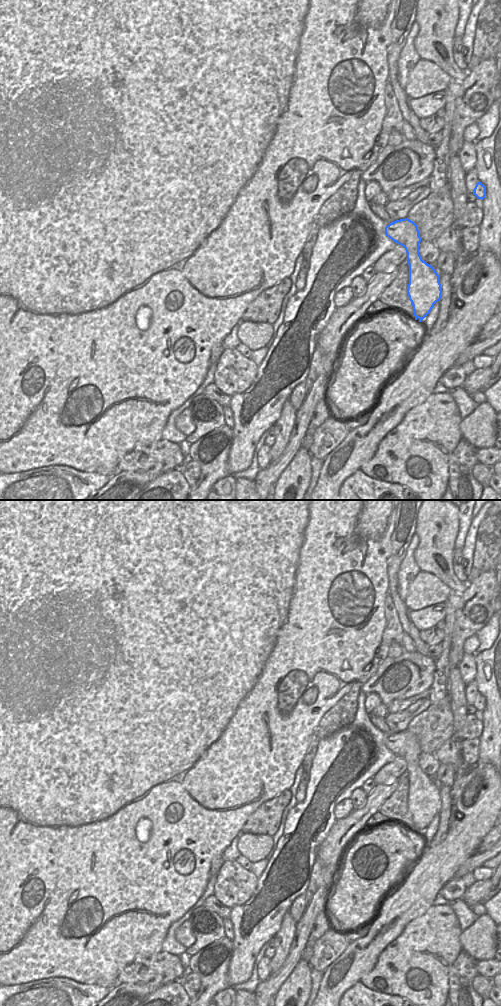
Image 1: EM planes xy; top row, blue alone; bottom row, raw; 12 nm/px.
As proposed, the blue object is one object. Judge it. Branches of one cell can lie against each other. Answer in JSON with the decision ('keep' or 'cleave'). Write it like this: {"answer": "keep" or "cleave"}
{"answer": "keep"}

